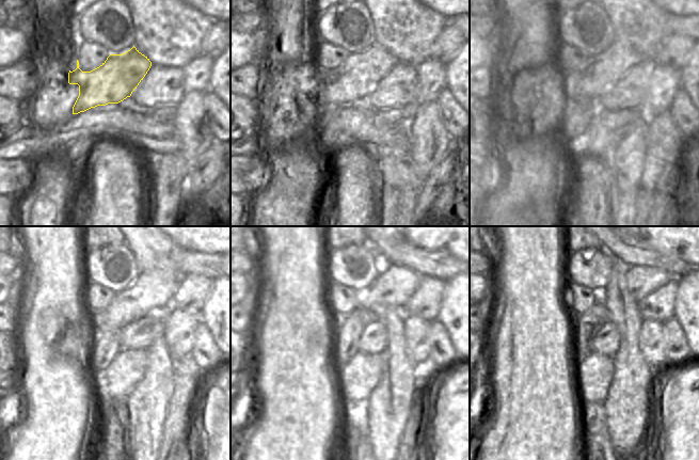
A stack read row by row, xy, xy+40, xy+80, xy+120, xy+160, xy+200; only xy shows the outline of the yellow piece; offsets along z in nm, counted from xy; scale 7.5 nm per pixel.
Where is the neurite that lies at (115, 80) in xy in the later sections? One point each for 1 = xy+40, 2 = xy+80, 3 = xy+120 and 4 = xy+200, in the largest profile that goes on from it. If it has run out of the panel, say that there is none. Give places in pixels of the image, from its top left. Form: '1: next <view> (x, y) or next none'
1: next xy+40 (358, 77)
2: next xy+80 (601, 70)
3: next xy+120 (152, 289)
4: next xy+200 (641, 280)

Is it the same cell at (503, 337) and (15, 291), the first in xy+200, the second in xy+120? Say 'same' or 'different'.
different

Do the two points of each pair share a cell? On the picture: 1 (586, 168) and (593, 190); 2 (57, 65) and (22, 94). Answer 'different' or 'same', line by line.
1: same
2: different

